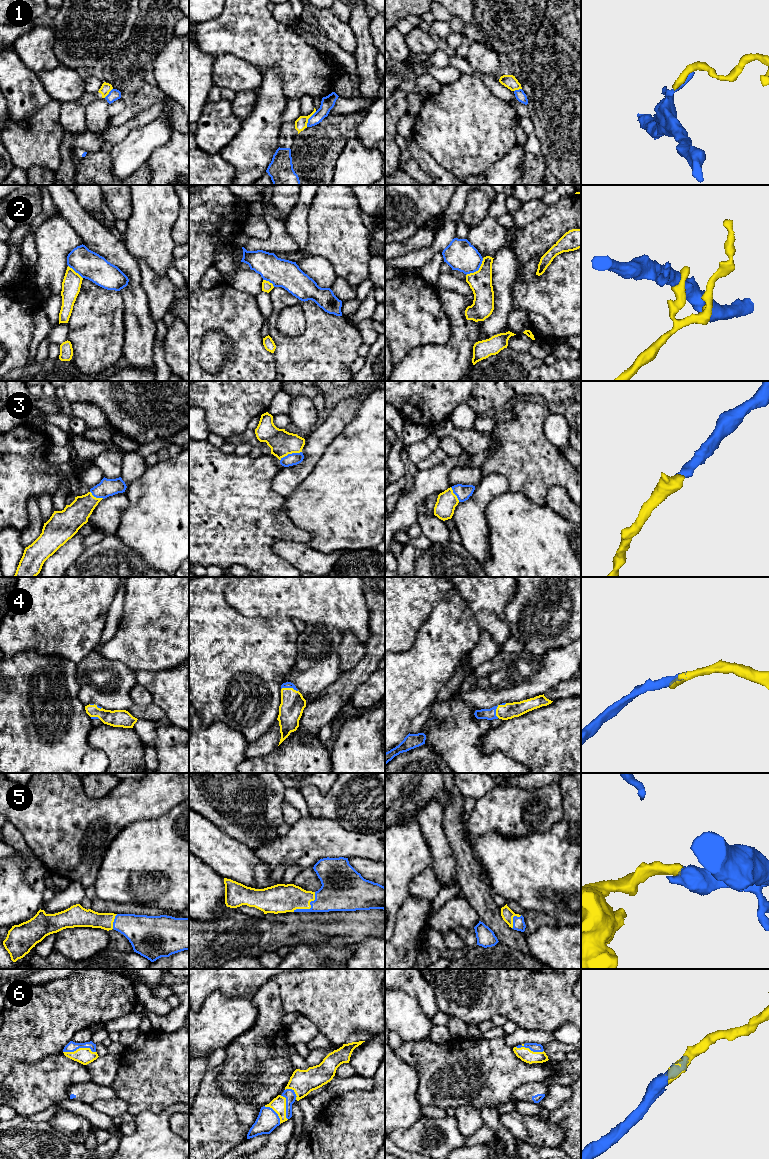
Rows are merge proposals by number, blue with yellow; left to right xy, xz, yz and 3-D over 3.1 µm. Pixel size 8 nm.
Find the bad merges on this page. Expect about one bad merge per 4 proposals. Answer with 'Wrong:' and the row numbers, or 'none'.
Wrong: 1, 2

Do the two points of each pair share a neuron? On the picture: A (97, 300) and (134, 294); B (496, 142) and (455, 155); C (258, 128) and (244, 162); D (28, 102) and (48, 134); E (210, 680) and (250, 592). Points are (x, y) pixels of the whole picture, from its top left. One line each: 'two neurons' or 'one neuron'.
A: two neurons
B: one neuron
C: one neuron
D: two neurons
E: two neurons

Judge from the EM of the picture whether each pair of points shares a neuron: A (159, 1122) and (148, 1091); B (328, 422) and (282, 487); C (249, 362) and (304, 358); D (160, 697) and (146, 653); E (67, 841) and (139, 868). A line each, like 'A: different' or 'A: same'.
A: different
B: same
C: different
D: different
E: different

